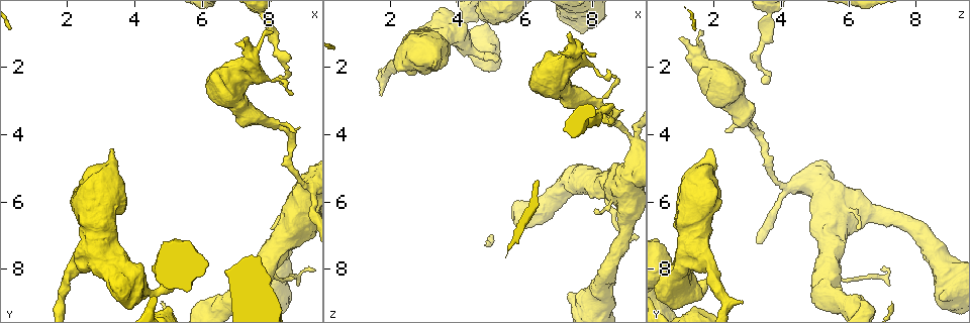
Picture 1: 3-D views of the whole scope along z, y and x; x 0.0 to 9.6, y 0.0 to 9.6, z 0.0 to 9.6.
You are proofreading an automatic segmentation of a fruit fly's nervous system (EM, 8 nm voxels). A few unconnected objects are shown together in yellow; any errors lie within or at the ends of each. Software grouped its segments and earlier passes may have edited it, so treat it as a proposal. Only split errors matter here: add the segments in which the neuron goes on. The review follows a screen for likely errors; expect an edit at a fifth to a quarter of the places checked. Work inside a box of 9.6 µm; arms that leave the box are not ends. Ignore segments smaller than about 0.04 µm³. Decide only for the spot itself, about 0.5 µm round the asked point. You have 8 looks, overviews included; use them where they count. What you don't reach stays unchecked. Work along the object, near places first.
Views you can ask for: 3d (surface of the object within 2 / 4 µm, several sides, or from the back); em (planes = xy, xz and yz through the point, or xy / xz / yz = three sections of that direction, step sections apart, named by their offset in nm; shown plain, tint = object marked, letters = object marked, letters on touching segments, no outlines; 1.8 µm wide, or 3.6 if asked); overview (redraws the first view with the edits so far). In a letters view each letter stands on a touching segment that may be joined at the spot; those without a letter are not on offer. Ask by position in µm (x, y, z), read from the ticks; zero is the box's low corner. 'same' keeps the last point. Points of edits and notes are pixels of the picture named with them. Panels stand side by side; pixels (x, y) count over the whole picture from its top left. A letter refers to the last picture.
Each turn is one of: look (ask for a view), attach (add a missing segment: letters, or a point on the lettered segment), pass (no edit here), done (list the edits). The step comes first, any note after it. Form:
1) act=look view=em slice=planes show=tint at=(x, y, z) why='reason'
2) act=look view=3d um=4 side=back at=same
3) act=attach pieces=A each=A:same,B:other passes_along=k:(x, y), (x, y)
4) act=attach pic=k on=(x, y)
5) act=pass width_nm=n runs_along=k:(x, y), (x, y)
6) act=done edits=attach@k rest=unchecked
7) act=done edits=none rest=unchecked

act=look view=3d um=4 at=(8.35, 2.45, 3.45) why='thin end'

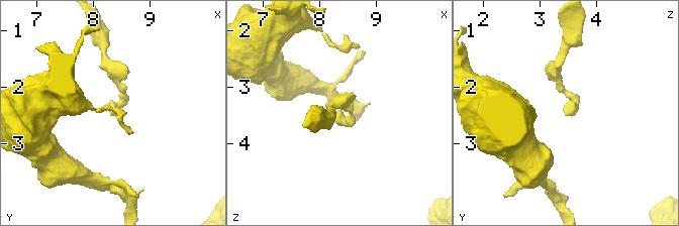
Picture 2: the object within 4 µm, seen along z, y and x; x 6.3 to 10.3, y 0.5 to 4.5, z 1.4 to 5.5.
act=look view=em slice=planes show=letters at=(8.35, 2.45, 3.40) why='now the EM'

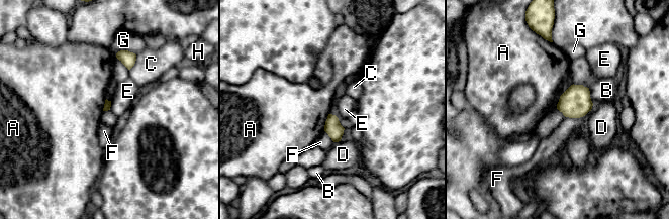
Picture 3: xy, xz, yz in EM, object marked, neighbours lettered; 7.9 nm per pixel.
act=pass each=A:other,B:other,C:other,D:other,E:other,F:other,G:other,H:other border=3:(328, 113), (323, 130) found='none of them fits'

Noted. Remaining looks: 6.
act=look view=em slice=planes show=letters at=(1.70, 9.00, 2.80) why='free end'

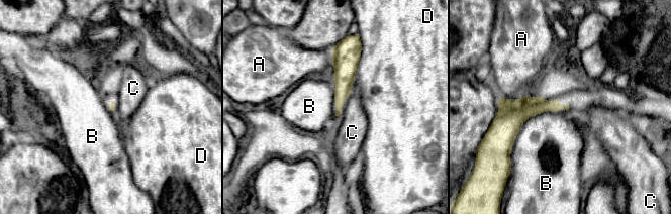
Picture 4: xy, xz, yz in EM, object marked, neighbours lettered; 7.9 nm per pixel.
act=pass longest_contact=B:500nm each=A:other,B:other,C:other,D:other found='no lettered segment goes on from it'

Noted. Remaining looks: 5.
act=look view=3d um=4 side=back at=(5.15, 8.30, 1.75) why='branch stops here'

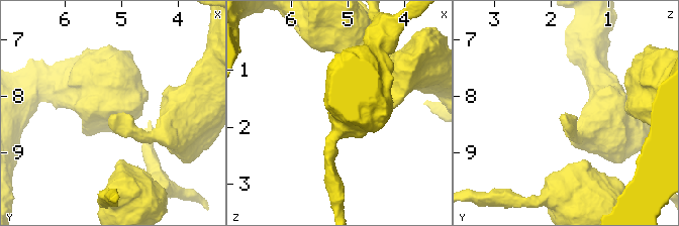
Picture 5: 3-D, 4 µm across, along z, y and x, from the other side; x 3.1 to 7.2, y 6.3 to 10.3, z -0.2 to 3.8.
act=look view=em slice=xy step=16 show=letters at=(5.20, 8.35, 1.75) why='shape alone is not enough'

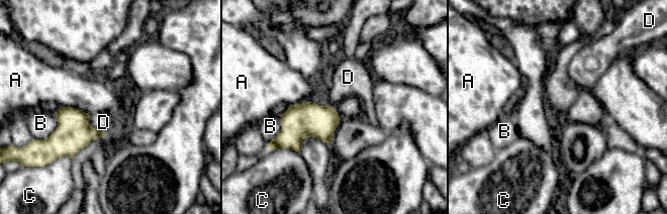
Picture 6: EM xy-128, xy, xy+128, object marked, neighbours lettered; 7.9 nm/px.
act=look view=em slice=planes show=letters at=same why='cut it another way'

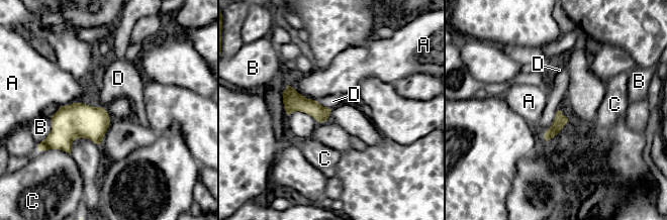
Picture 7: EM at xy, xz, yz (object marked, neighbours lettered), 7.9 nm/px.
act=pass each=A:other,B:other,C:other,D:other found='no lettered segment goes on from it'

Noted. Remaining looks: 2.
act=done edits=none rest=unchecked

